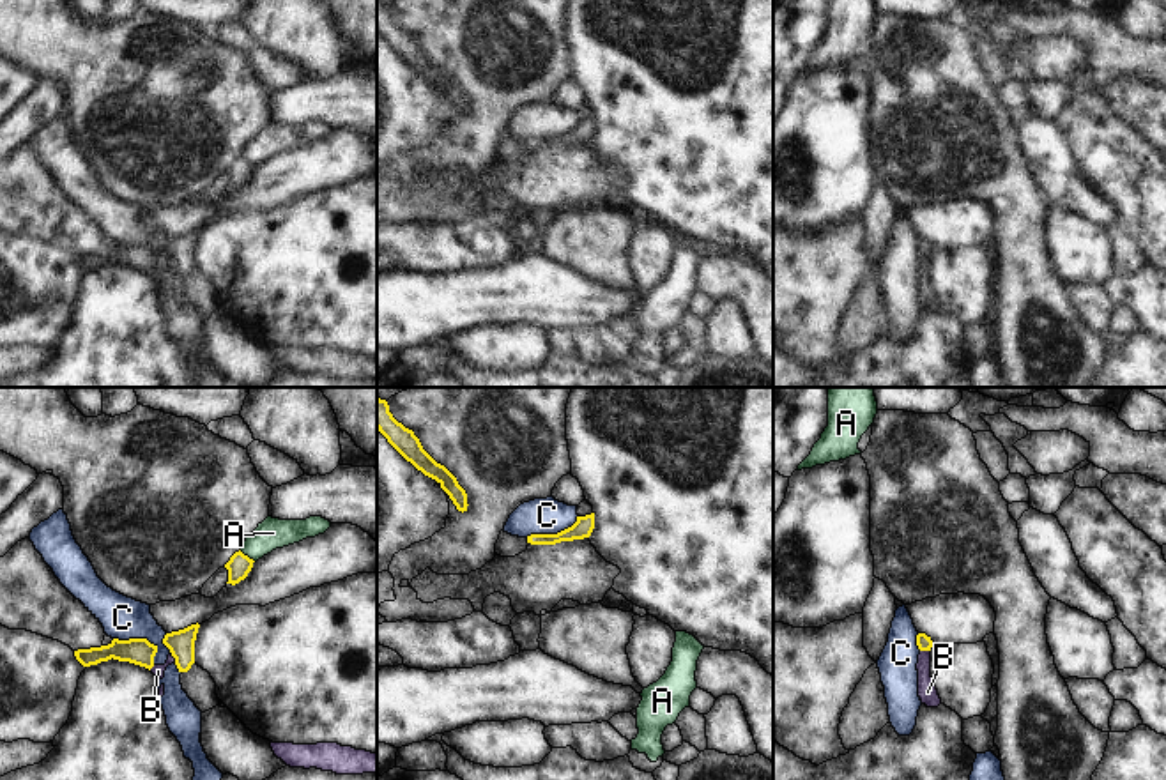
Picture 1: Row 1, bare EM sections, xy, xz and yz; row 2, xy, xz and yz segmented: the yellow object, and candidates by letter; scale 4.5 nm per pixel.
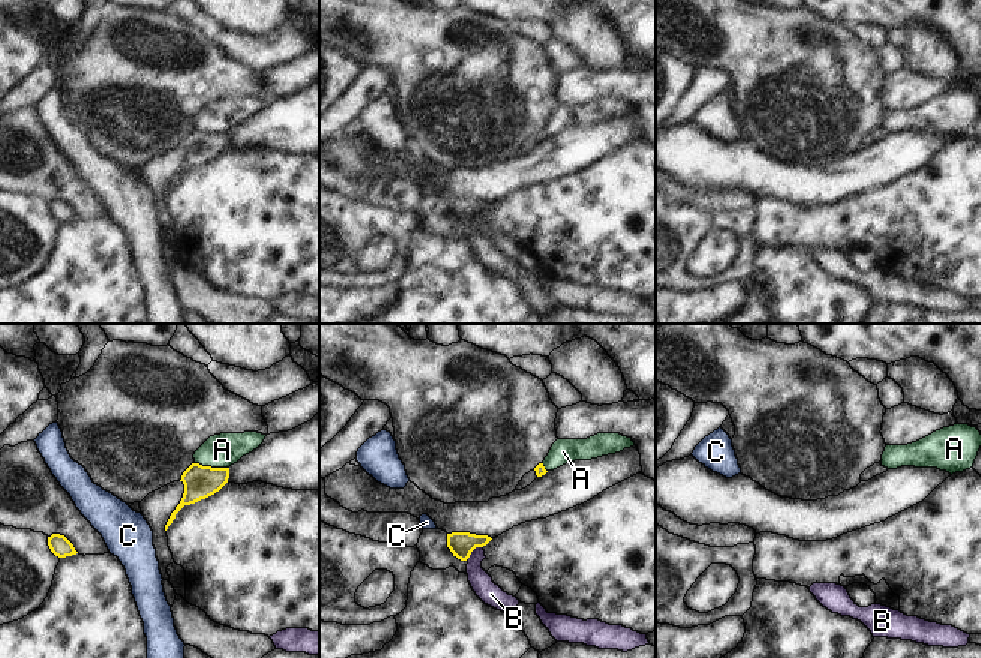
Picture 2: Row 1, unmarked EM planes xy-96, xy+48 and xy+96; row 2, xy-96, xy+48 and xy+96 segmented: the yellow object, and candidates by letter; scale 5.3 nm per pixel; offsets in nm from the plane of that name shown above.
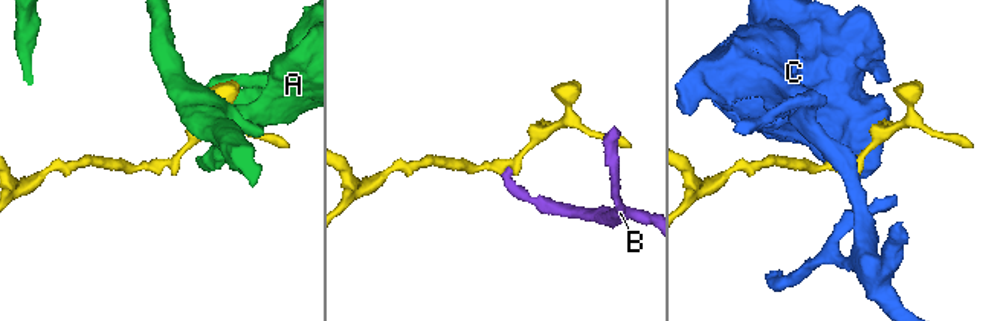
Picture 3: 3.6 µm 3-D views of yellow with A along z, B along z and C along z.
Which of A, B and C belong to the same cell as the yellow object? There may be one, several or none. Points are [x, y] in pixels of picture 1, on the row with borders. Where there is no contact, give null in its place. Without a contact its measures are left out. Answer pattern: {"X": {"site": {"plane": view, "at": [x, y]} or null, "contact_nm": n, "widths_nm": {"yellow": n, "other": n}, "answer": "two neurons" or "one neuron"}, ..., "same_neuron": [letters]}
{"A": {"site": {"plane": "xy", "at": [246, 556]}, "contact_nm": 90, "widths_nm": {"yellow": 110, "other": 140}, "answer": "two neurons"}, "B": {"site": {"plane": "yz", "at": [926, 650]}, "contact_nm": 50, "widths_nm": {"yellow": 70, "other": 90}, "answer": "one neuron"}, "C": {"site": {"plane": "xy", "at": [144, 639]}, "contact_nm": 220, "widths_nm": {"yellow": 120, "other": 200}, "answer": "two neurons"}, "same_neuron": ["B"]}

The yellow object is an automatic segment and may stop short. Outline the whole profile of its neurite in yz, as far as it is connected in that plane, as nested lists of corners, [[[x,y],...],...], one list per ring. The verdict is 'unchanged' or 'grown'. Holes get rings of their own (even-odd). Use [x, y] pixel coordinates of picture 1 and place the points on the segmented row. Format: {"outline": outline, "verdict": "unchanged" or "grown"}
{"outline": [[[918,633],[917,646],[920,649],[918,663],[917,663],[918,697],[922,704],[925,704],[927,707],[938,707],[941,704],[941,699],[931,677],[931,647],[934,646],[934,642],[925,633]]], "verdict": "grown"}

